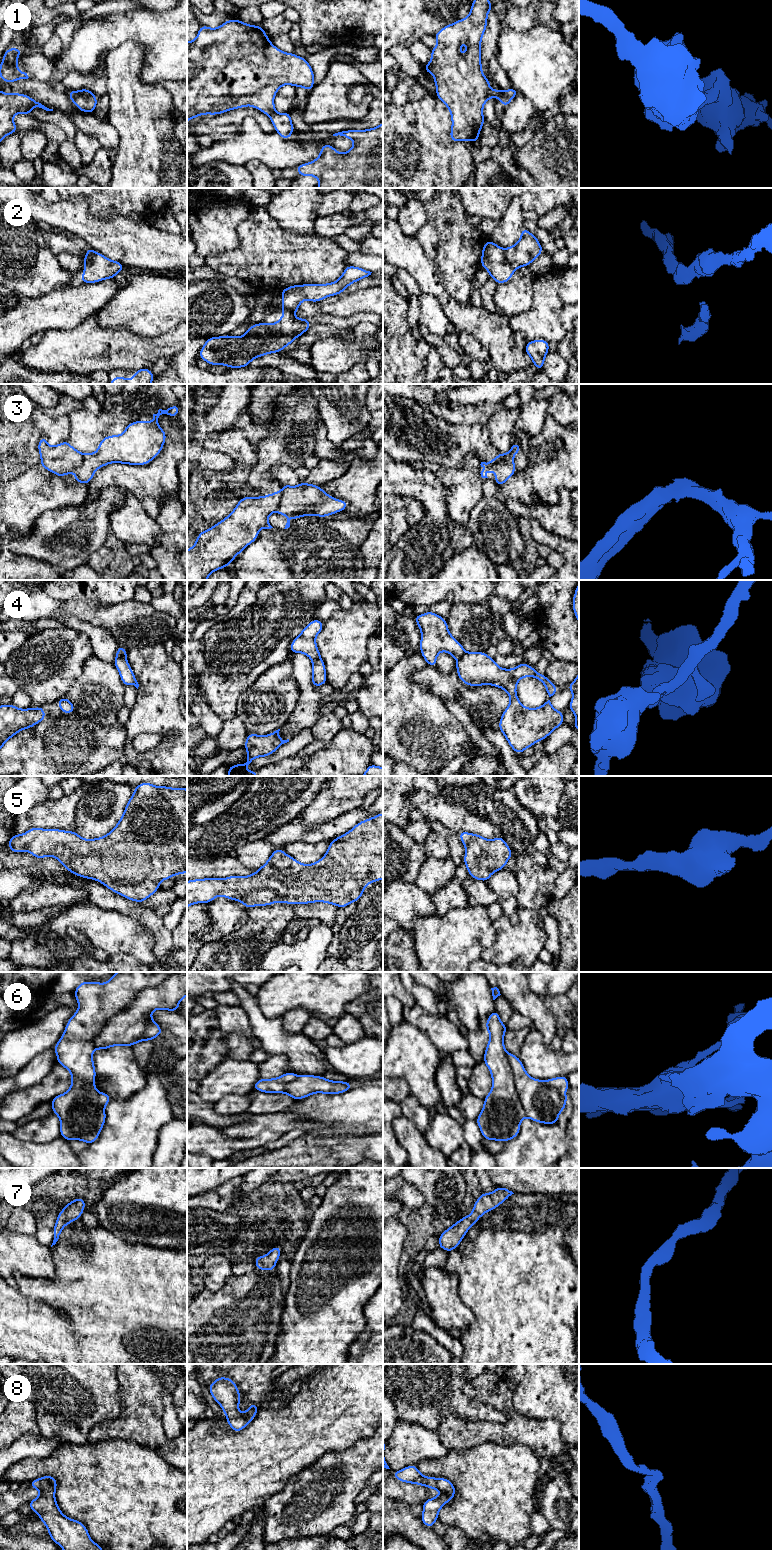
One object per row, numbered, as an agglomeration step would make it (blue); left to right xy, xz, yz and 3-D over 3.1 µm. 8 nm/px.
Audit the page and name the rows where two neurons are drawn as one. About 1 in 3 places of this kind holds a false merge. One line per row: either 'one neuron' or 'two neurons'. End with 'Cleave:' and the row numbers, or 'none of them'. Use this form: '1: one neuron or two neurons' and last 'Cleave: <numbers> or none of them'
1: two neurons
2: two neurons
3: two neurons
4: two neurons
5: one neuron
6: one neuron
7: one neuron
8: one neuron
Cleave: 1, 2, 3, 4

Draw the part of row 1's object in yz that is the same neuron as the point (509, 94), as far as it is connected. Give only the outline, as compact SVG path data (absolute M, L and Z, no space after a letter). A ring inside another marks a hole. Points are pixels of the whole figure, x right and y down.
M513 87L504 91L503 99L500 101L504 108L508 106L511 100L519 93L518 90L514 89Z

